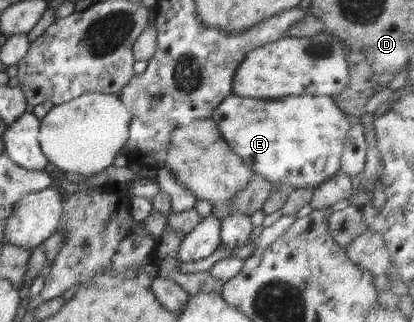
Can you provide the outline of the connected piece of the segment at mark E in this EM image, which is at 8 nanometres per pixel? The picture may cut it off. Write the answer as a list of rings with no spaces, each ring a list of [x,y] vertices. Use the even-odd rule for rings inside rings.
[[[230,94],[214,109],[211,117],[216,121],[223,139],[256,175],[264,176],[277,186],[291,185],[296,189],[316,188],[341,170],[340,157],[346,133],[352,128],[352,124],[346,119],[345,113],[338,109],[331,95],[288,95],[272,100],[256,100]]]

